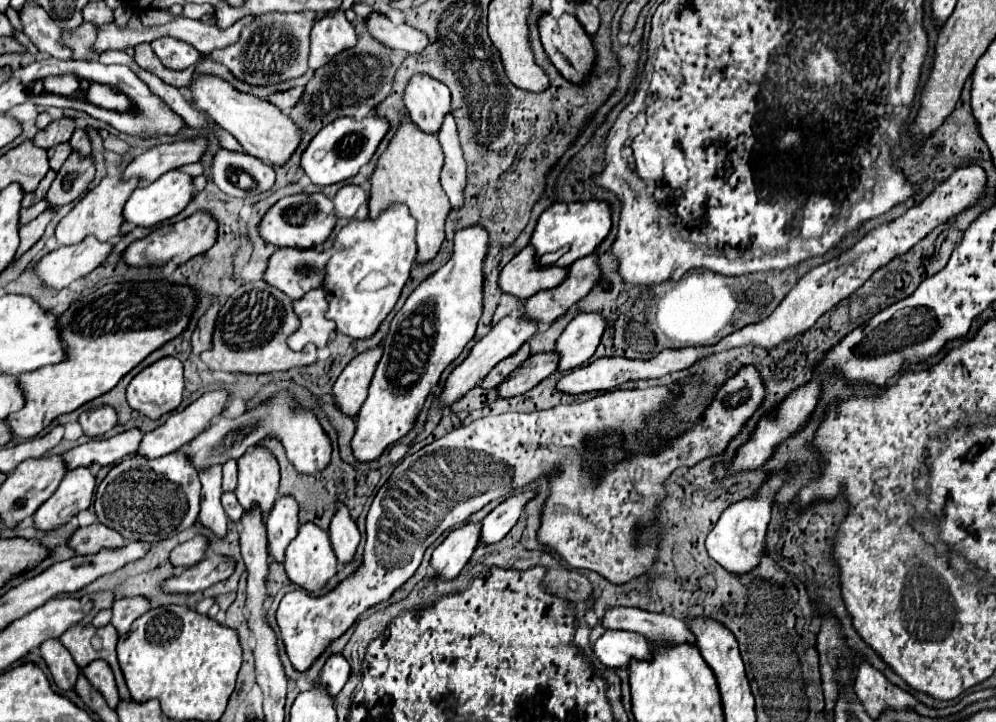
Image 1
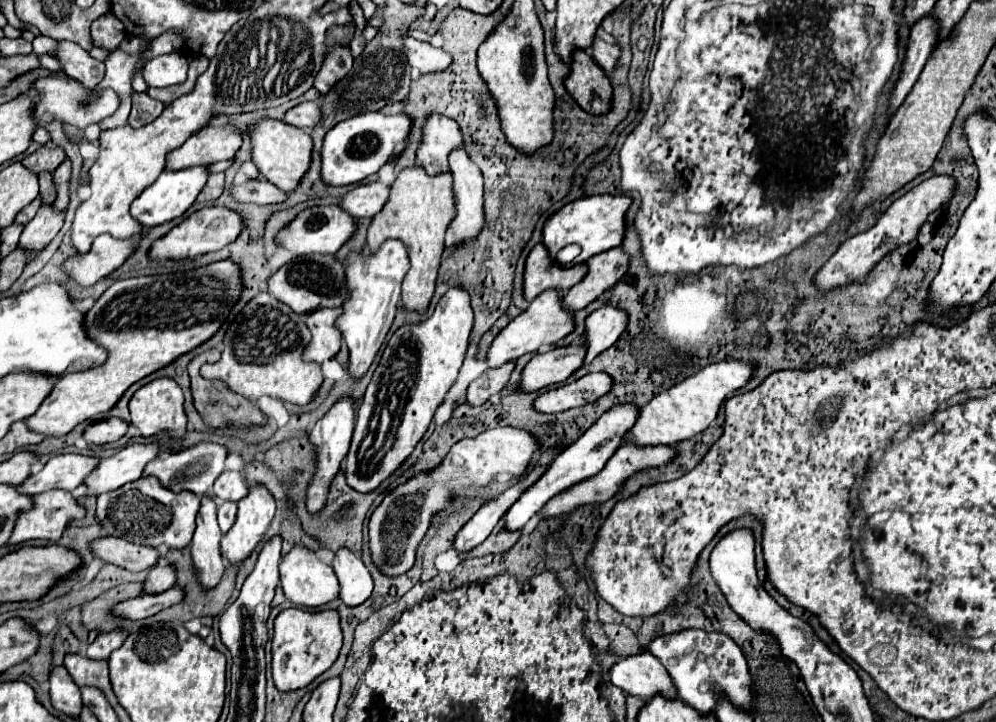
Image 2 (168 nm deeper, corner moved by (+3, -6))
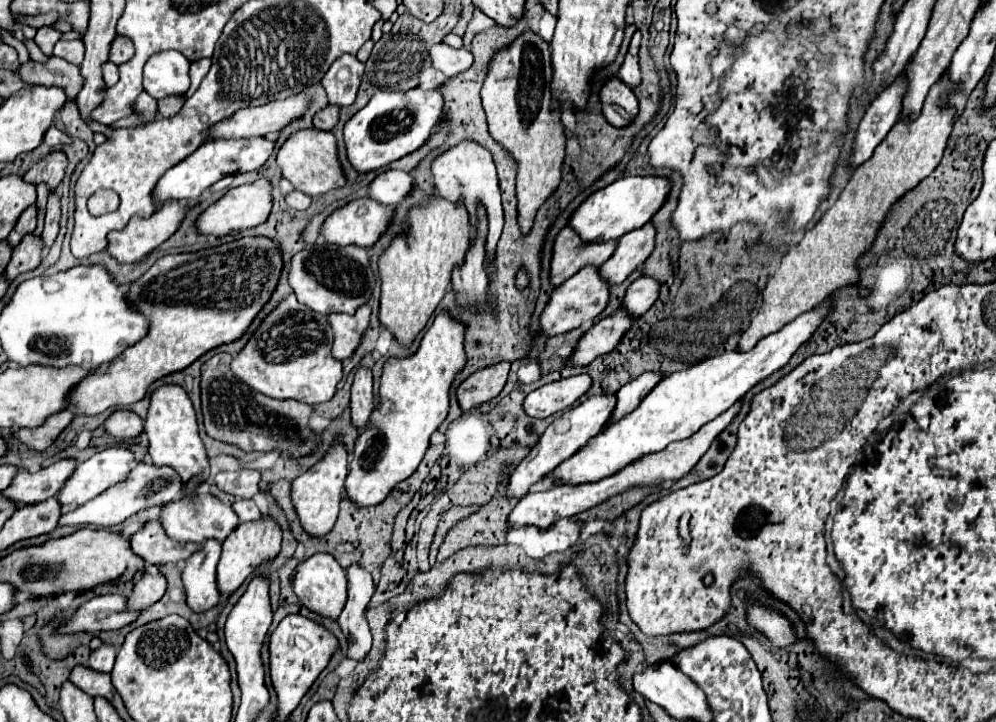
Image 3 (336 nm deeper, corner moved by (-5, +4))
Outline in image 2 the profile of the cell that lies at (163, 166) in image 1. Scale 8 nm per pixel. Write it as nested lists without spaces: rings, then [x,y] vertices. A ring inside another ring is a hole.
[[[207,125],[191,135],[179,149],[167,155],[167,169],[179,171],[195,165],[211,165],[215,161],[233,159],[243,145],[243,133],[233,125]]]

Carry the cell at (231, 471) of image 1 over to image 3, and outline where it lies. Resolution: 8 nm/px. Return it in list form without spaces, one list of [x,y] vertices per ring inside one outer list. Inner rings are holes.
[[[245,467],[245,469],[237,469],[237,471],[217,473],[213,481],[225,493],[231,493],[241,499],[251,499],[259,491],[259,479],[261,479],[259,471]]]

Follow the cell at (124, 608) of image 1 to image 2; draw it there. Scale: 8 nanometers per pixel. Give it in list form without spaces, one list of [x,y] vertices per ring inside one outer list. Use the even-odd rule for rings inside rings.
[[[113,631],[113,633],[105,633],[105,635],[97,635],[97,639],[89,645],[89,649],[85,651],[85,657],[101,661],[101,659],[109,659],[109,653],[117,647],[123,645],[127,633],[123,631]]]

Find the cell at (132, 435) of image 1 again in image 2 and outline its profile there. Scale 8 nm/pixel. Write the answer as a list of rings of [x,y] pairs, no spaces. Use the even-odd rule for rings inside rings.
[[[55,455],[37,475],[27,477],[19,485],[19,491],[21,495],[39,495],[49,489],[73,491],[83,483],[85,475],[97,467],[97,463],[99,459],[85,455]]]

